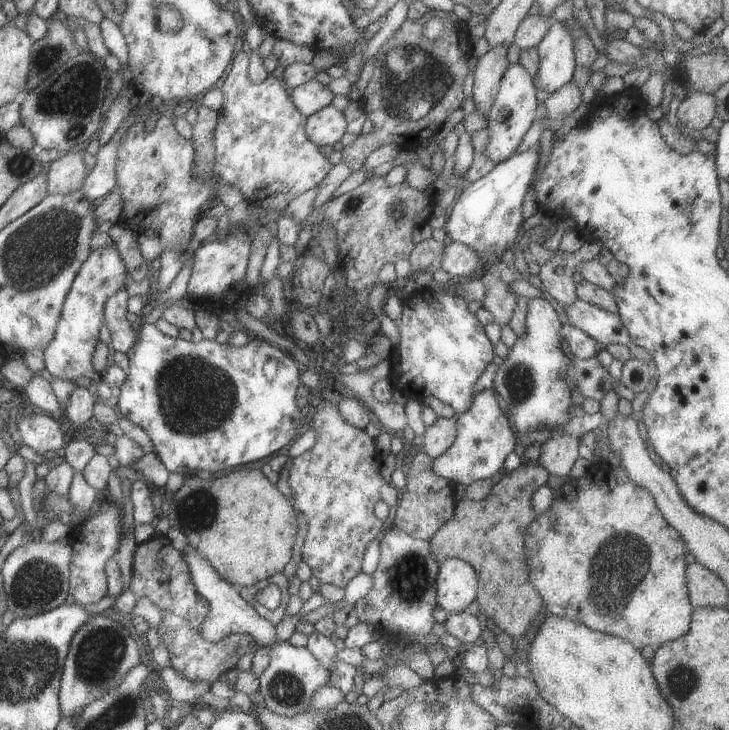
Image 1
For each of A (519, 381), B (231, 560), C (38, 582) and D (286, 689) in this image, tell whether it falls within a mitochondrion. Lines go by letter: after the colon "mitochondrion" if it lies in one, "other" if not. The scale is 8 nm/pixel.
A: mitochondrion
B: other
C: mitochondrion
D: mitochondrion

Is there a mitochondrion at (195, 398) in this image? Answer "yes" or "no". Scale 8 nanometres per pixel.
yes

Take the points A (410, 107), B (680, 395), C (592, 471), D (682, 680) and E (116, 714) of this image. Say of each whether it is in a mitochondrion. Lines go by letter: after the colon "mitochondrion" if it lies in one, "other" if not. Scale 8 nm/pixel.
A: mitochondrion
B: other
C: other
D: mitochondrion
E: mitochondrion

